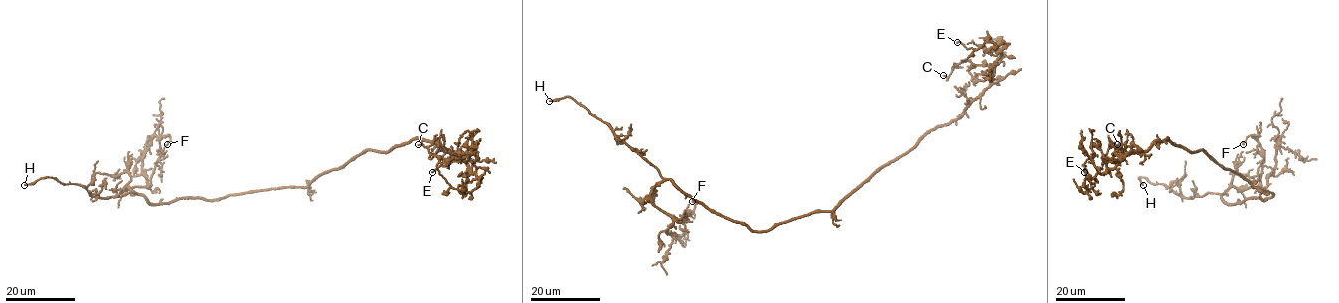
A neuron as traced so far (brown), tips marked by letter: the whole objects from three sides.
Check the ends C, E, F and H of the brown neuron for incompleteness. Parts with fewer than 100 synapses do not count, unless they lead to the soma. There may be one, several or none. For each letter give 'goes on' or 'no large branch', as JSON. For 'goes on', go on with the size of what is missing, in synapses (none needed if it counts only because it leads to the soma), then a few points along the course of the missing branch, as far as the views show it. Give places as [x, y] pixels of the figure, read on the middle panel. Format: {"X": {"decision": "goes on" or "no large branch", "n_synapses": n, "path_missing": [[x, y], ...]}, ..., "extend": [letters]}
{"C": {"decision": "no large branch"}, "E": {"decision": "no large branch"}, "F": {"decision": "no large branch"}, "H": {"decision": "goes on"}, "extend": ["H"]}

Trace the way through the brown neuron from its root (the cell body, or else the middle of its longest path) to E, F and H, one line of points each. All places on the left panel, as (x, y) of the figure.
E: (295, 186), (367, 150), (390, 151), (415, 138), (461, 152), (478, 185), (461, 193), (432, 172)
F: (295, 186), (151, 204), (125, 187), (149, 183), (159, 141), (168, 135), (167, 144)
H: (295, 186), (151, 204), (130, 193), (93, 197), (80, 185), (51, 177), (24, 185)

